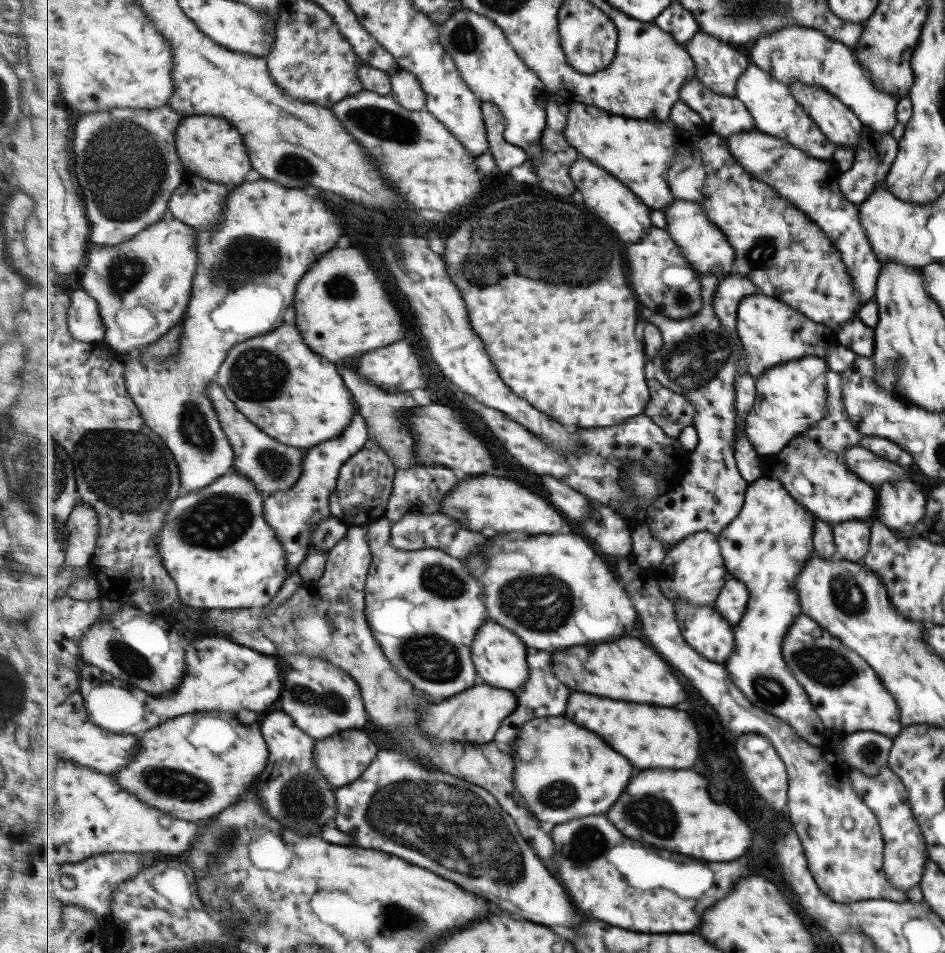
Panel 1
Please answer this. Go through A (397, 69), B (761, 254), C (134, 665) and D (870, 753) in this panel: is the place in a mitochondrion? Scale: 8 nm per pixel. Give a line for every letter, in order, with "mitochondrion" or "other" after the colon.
A: other
B: mitochondrion
C: mitochondrion
D: mitochondrion

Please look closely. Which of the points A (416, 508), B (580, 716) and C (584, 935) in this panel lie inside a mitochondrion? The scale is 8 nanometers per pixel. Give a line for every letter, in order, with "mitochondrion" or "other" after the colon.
A: other
B: other
C: mitochondrion

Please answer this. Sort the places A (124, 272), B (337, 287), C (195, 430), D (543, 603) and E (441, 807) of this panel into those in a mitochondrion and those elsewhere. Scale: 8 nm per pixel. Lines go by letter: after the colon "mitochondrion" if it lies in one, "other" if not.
A: mitochondrion
B: mitochondrion
C: mitochondrion
D: mitochondrion
E: mitochondrion

